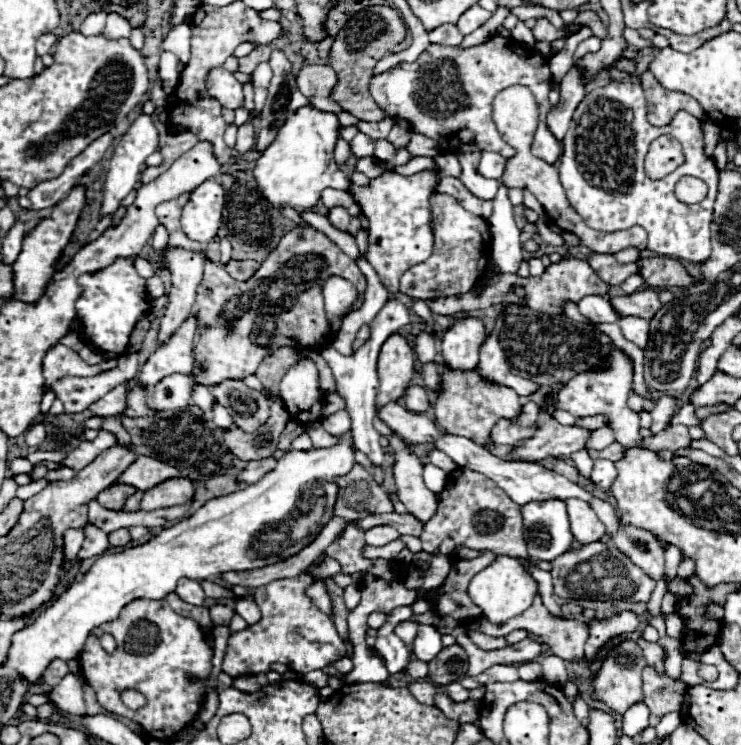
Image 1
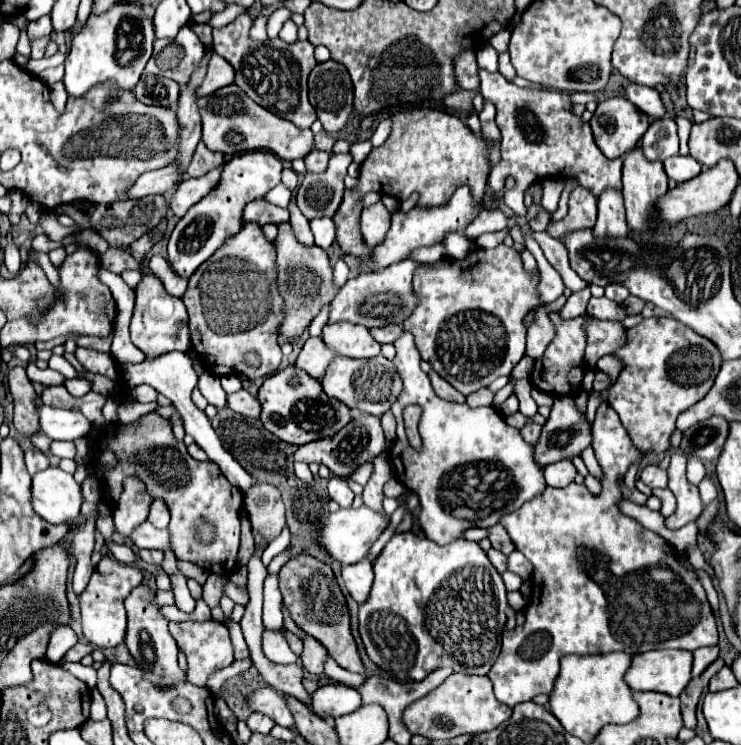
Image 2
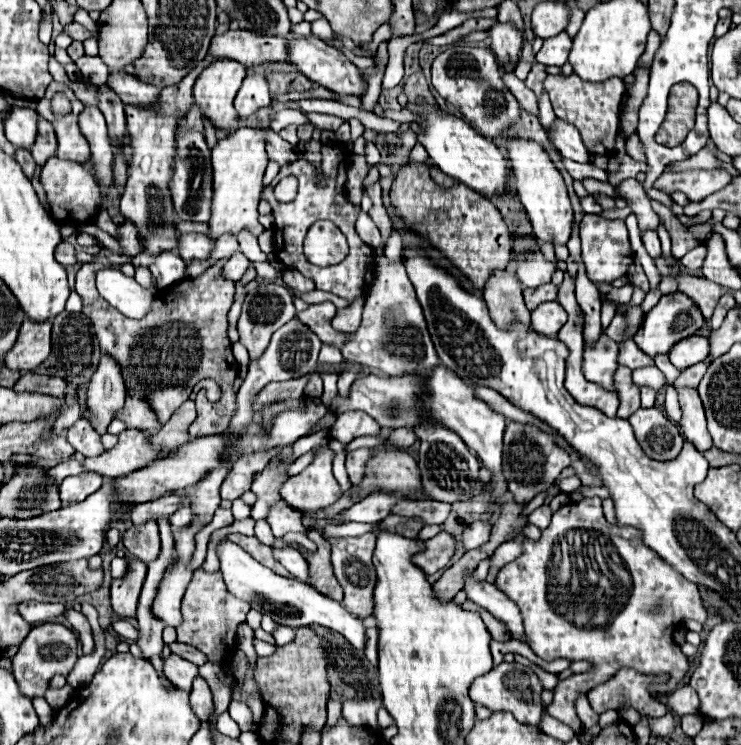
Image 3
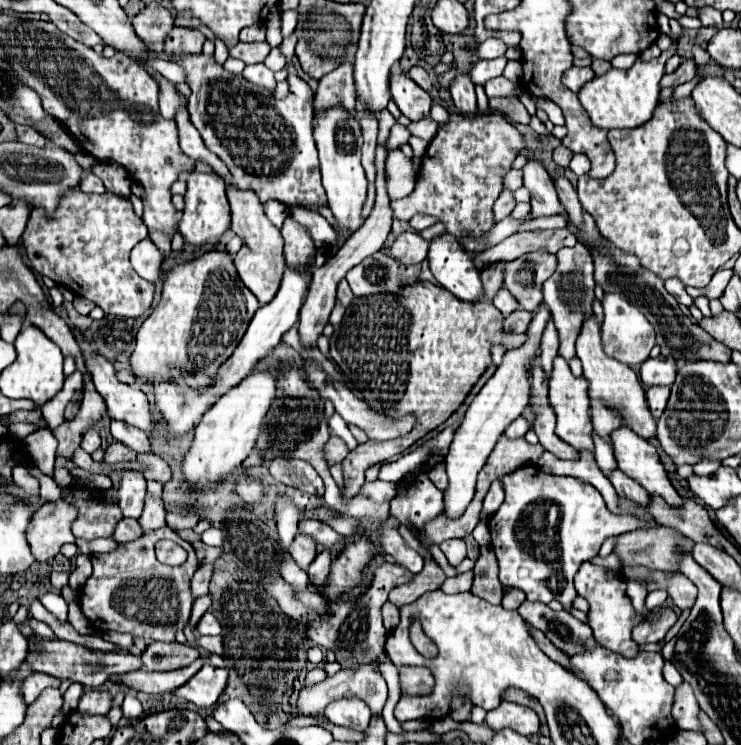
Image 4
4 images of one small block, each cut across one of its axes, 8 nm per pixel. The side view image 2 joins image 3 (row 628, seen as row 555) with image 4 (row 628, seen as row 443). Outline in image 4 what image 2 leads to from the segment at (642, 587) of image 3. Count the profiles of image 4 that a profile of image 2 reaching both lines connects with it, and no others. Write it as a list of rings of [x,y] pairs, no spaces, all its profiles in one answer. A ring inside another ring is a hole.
[[[584,562],[574,576],[574,586],[578,596],[586,598],[590,602],[590,612],[588,612],[588,624],[594,630],[594,638],[608,650],[622,654],[624,658],[634,658],[640,654],[640,648],[636,642],[632,642],[632,626],[636,626],[642,618],[634,614],[632,602],[626,596],[626,582],[620,578],[606,576],[606,570],[600,566],[592,566],[590,562]]]

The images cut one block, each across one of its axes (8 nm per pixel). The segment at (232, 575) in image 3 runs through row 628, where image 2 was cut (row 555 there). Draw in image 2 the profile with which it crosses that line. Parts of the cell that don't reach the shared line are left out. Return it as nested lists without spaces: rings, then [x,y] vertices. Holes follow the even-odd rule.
[[[364,504],[360,508],[348,508],[348,510],[342,508],[328,516],[328,522],[322,526],[316,542],[338,562],[354,564],[354,562],[360,562],[368,554],[368,550],[378,540],[378,536],[386,530],[386,526],[388,526],[388,518],[374,512],[372,508]]]

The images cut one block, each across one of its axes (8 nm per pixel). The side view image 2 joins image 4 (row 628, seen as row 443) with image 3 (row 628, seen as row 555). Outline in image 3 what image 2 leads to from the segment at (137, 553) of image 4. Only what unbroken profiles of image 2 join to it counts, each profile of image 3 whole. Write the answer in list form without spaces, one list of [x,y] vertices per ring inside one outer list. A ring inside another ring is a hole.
[[[200,566],[194,572],[194,578],[182,598],[182,624],[176,626],[178,642],[200,646],[210,662],[220,664],[222,668],[228,668],[228,660],[232,652],[236,650],[236,628],[238,624],[246,622],[246,614],[252,606],[248,602],[234,598],[224,590],[222,584],[222,572],[204,572]]]

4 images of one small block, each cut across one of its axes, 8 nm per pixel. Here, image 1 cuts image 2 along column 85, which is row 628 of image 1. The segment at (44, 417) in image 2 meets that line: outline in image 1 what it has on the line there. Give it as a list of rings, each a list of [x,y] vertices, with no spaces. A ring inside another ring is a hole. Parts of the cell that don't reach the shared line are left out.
[[[420,624],[414,644],[412,644],[412,654],[418,660],[430,662],[432,658],[436,658],[436,654],[442,650],[442,642],[440,642],[440,632],[434,626],[428,624]]]

